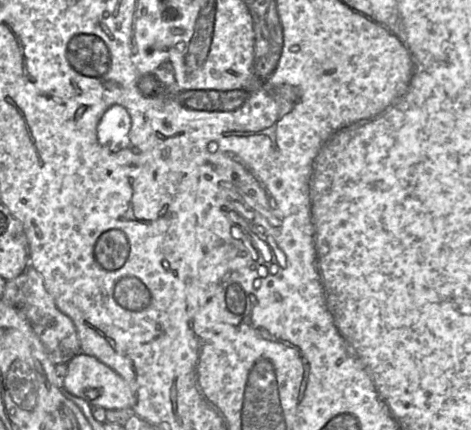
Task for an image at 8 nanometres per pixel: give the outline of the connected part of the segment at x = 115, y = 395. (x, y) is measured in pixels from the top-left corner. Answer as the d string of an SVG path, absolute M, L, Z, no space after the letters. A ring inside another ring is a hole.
M79 353L67 362L67 374L64 379L64 388L71 394L88 402L90 406L100 406L104 409L131 408L131 392L126 381L111 367L107 366L96 357Z

